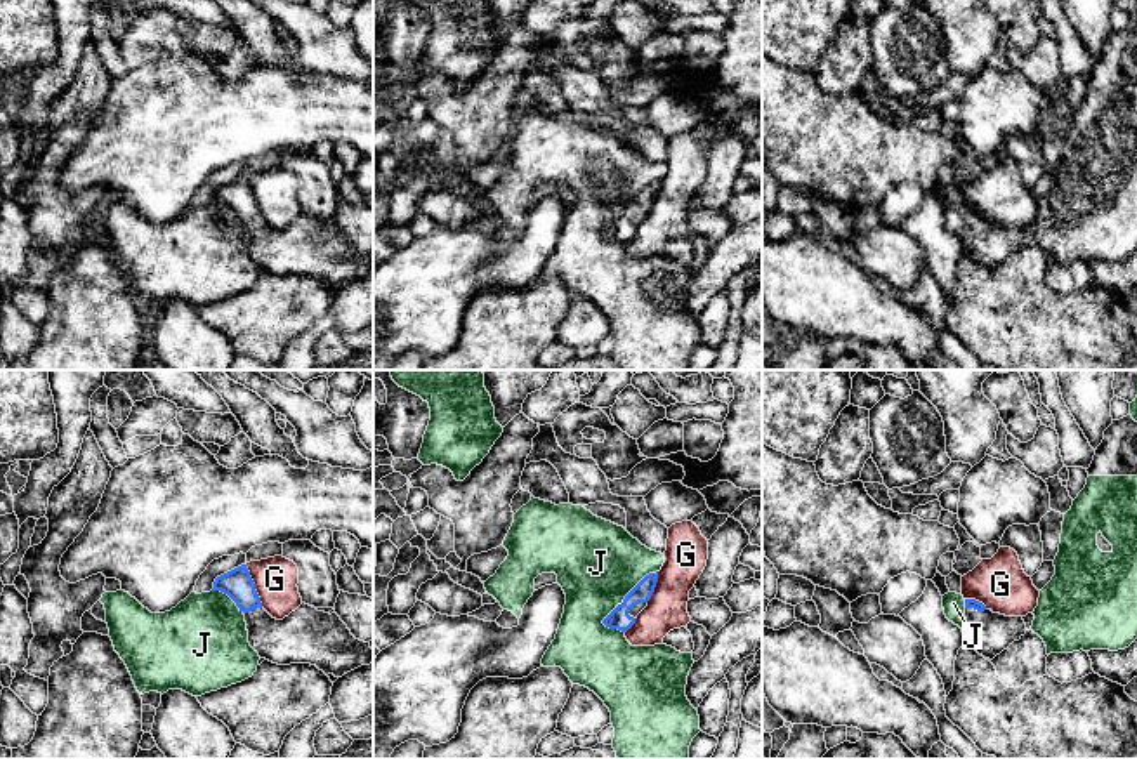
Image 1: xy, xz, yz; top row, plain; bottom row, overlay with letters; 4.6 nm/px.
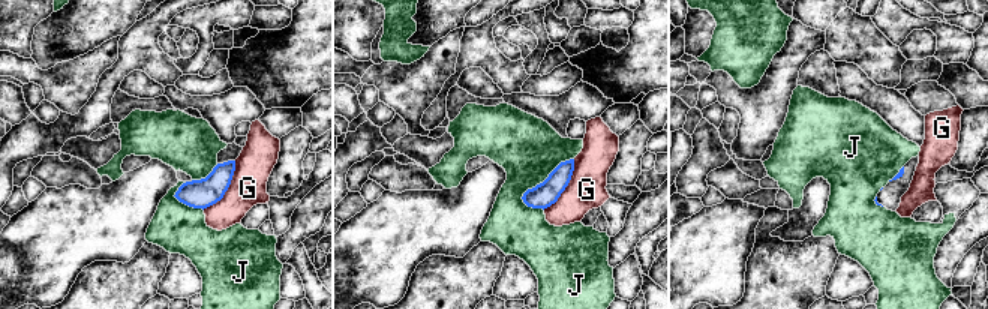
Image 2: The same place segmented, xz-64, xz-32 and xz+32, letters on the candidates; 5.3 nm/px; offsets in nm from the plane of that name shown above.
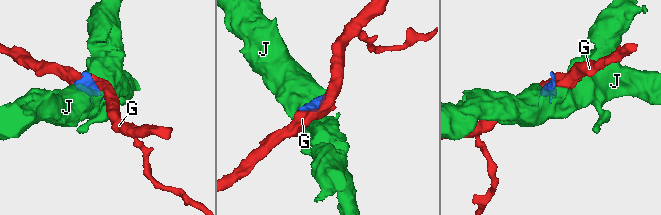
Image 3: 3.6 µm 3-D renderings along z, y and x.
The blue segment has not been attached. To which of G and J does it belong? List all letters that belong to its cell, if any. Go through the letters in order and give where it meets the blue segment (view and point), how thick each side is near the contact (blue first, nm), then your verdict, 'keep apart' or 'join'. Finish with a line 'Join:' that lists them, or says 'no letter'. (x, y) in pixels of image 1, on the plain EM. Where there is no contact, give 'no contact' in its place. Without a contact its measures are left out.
G: contact xy (254, 197); calibres 140 and 200 nm; keep apart
J: contact xz (625, 207); calibres 100 and 400 nm; keep apart
Join: no letter

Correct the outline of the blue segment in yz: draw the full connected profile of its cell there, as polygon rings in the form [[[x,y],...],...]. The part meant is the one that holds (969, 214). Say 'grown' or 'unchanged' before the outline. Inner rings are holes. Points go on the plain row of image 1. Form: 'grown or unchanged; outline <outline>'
grown; outline [[[965,210],[965,229],[965,255],[989,271],[1007,261],[1014,252],[1019,252],[1028,241],[1022,228],[993,224],[976,210]]]

